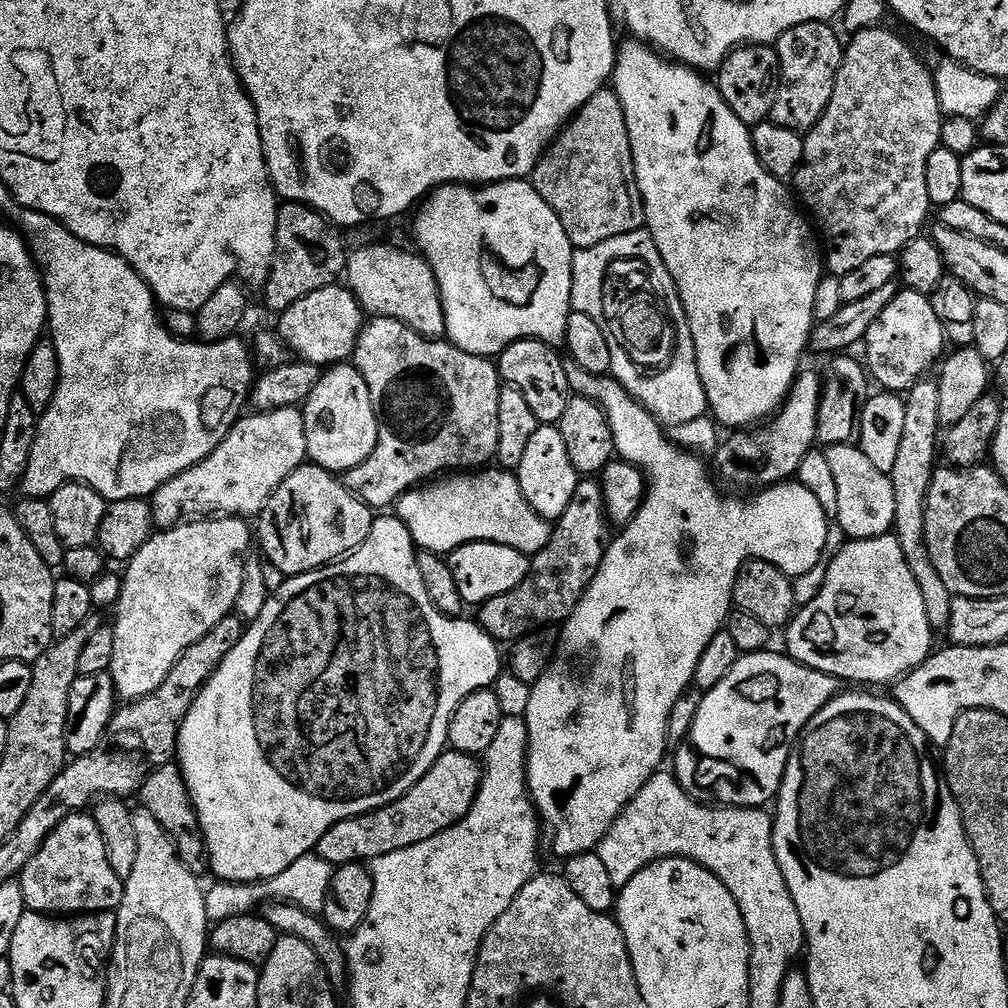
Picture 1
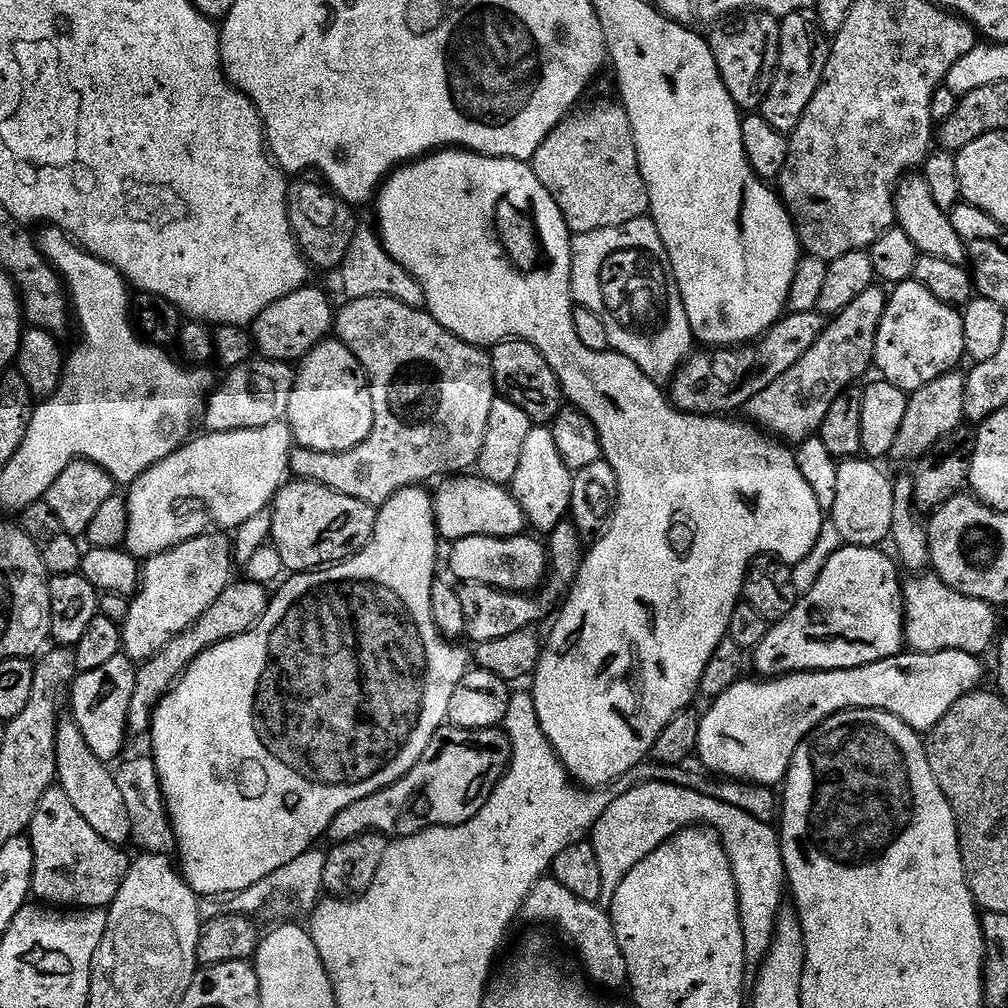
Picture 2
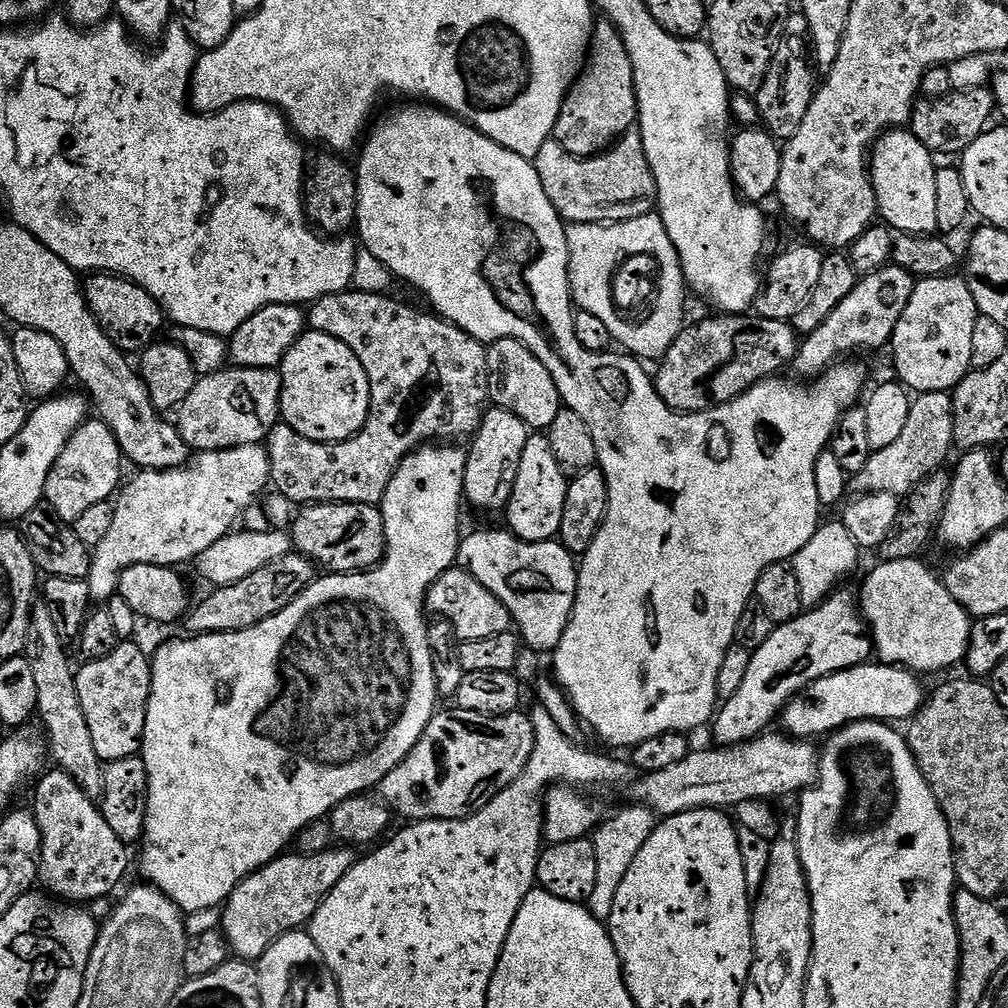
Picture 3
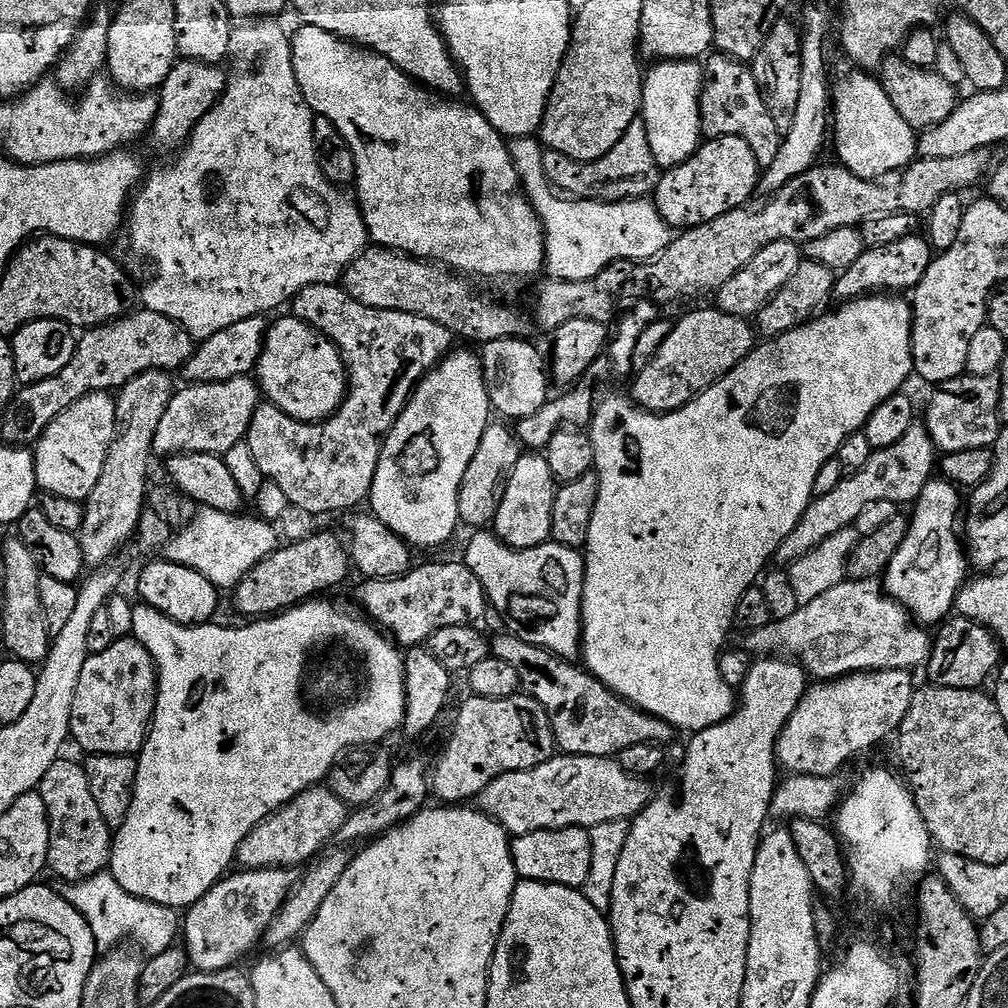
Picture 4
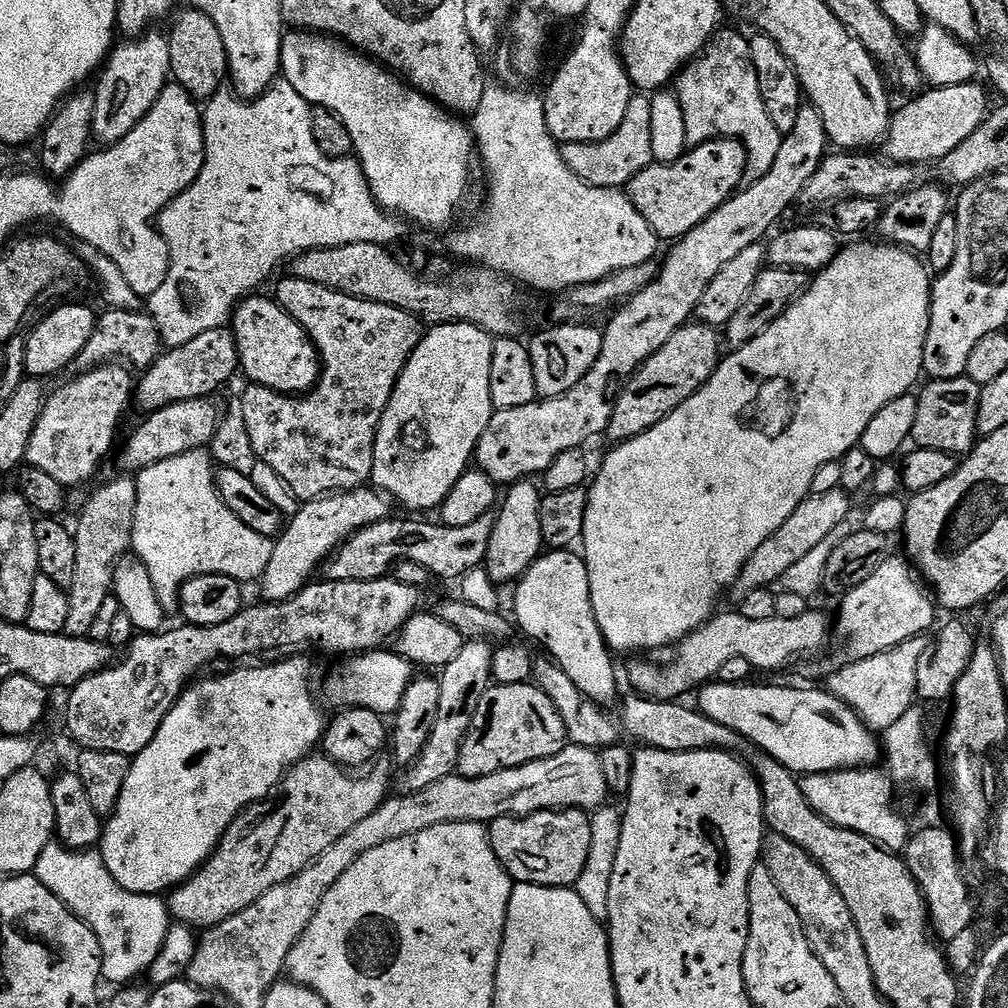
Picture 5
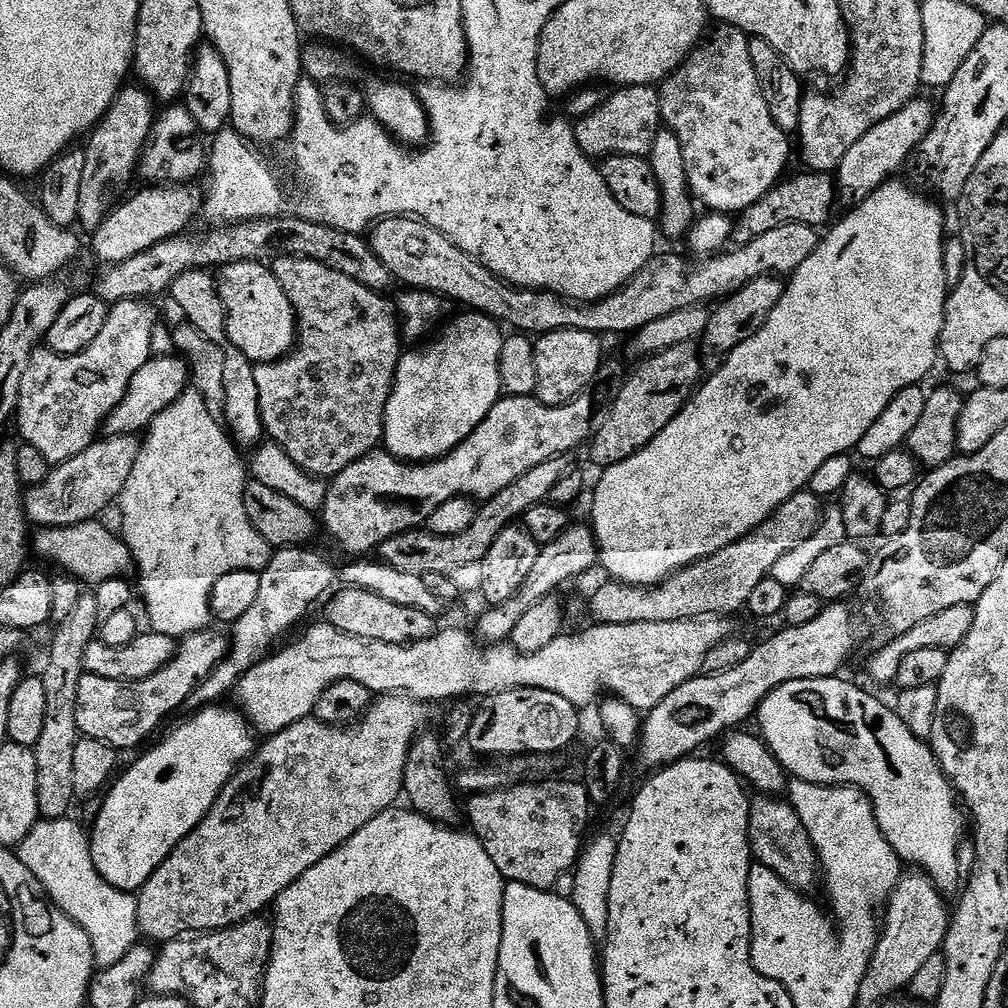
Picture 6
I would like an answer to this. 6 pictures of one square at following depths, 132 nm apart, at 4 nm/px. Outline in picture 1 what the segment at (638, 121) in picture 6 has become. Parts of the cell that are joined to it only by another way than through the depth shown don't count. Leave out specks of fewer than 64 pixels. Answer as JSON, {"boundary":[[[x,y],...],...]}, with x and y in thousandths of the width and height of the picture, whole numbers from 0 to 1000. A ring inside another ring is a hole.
{"boundary":[[[600,85],[596,87],[593,93],[589,93],[589,97],[585,97],[585,101],[577,104],[574,111],[567,116],[560,125],[560,130],[544,144],[540,154],[532,162],[532,168],[528,171],[526,182],[532,186],[534,192],[538,192],[538,196],[543,200],[552,211],[556,213],[558,224],[562,228],[562,232],[565,236],[568,247],[585,246],[593,244],[594,241],[600,240],[602,237],[610,236],[613,232],[625,232],[629,228],[640,225],[639,220],[639,201],[635,195],[633,188],[633,181],[631,180],[631,170],[629,169],[629,153],[625,145],[625,129],[621,129],[621,113],[617,109],[617,101],[611,95],[610,90],[606,86]]]}

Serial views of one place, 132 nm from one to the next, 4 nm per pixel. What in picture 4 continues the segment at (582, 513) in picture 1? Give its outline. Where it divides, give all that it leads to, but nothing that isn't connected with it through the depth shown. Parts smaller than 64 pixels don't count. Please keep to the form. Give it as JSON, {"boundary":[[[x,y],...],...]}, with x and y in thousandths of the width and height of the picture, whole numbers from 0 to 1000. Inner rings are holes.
{"boundary":[[[458,558],[416,561],[399,573],[361,575],[358,580],[353,587],[356,602],[401,645],[420,640],[439,623],[475,620],[486,603],[478,577]]]}

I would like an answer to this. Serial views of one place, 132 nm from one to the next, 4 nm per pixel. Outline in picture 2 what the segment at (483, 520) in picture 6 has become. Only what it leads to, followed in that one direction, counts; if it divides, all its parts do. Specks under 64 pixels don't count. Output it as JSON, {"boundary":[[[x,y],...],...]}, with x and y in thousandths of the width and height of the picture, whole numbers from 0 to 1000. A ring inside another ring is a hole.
{"boundary":[[[231,577],[226,580],[220,589],[216,589],[216,597],[196,613],[181,629],[169,633],[161,645],[157,645],[149,654],[142,656],[136,662],[135,676],[133,677],[133,692],[129,692],[129,708],[127,709],[128,727],[146,727],[151,720],[151,710],[155,707],[155,701],[159,693],[165,689],[167,684],[182,671],[184,665],[204,645],[216,641],[233,631],[244,629],[252,623],[257,615],[261,613],[266,604],[268,587],[263,580],[249,577]]]}

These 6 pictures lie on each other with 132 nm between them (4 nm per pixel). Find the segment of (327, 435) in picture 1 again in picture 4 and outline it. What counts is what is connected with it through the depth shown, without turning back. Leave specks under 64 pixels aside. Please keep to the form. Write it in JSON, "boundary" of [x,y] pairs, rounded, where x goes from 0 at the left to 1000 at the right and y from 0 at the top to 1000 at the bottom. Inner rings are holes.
{"boundary":[[[289,312],[267,320],[260,355],[254,360],[252,373],[265,400],[305,421],[326,417],[345,392],[345,367],[331,339]]]}

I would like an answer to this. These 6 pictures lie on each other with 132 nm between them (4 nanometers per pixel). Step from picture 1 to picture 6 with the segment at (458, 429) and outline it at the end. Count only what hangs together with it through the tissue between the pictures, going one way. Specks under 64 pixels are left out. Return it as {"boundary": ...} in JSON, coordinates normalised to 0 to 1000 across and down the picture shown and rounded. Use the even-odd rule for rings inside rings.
{"boundary":[[[276,254],[269,259],[269,268],[276,276],[280,288],[284,288],[284,296],[288,296],[288,304],[294,310],[294,344],[286,352],[267,361],[255,361],[252,365],[252,376],[256,383],[256,403],[259,405],[259,417],[265,436],[278,443],[301,468],[307,468],[314,474],[328,474],[343,466],[351,458],[359,455],[364,448],[370,447],[381,435],[381,404],[389,389],[389,380],[393,374],[393,364],[399,352],[397,337],[399,326],[394,314],[390,312],[378,291],[369,286],[351,280],[351,276],[343,276],[343,272],[335,272],[335,268],[327,268],[327,264],[319,264],[319,260],[305,258],[299,254]]]}

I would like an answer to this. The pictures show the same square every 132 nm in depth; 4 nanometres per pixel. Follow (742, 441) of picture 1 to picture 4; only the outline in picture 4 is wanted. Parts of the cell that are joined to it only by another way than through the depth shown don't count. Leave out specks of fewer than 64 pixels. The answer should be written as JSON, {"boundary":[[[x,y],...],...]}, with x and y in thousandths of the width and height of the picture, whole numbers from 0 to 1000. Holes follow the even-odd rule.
{"boundary":[[[913,232],[895,236],[878,246],[862,246],[857,249],[855,256],[851,256],[851,260],[847,260],[847,264],[843,264],[843,268],[839,268],[830,273],[829,288],[827,291],[828,297],[833,300],[840,300],[843,298],[852,298],[858,292],[897,292],[897,289],[900,291],[902,288],[908,288],[915,280],[915,276],[919,272],[921,265],[924,264],[926,257],[926,245]]]}

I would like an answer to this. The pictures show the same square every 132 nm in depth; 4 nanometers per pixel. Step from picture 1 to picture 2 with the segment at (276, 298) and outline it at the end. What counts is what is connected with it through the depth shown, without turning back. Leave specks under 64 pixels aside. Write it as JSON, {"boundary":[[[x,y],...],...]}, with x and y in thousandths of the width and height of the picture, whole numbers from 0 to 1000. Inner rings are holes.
{"boundary":[[[294,177],[286,184],[286,219],[302,257],[311,267],[336,267],[355,225],[355,219],[349,210],[352,209],[347,203],[316,178]]]}

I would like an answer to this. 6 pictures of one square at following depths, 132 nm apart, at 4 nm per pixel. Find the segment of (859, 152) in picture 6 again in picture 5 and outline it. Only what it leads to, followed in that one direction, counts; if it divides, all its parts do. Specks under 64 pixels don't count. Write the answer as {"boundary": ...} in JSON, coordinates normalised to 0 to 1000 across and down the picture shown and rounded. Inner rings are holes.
{"boundary":[[[972,81],[938,87],[922,86],[902,99],[905,100],[898,107],[888,108],[881,133],[875,140],[875,148],[880,158],[906,165],[928,164],[930,159],[938,157],[938,153],[950,149],[950,145],[954,145],[966,129],[976,124],[982,110],[980,95]]]}

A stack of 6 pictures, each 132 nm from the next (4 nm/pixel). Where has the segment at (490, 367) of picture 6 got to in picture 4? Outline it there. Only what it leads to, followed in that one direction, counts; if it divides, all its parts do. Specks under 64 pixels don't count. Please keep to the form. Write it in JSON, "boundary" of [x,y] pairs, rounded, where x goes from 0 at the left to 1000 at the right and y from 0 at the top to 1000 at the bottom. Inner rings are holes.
{"boundary":[[[449,347],[420,373],[409,388],[405,402],[391,419],[381,437],[375,466],[371,470],[367,493],[368,511],[375,513],[387,526],[391,526],[410,545],[437,544],[457,523],[454,510],[454,486],[462,471],[466,454],[474,447],[474,438],[489,416],[488,400],[480,378],[480,364],[475,352]]]}

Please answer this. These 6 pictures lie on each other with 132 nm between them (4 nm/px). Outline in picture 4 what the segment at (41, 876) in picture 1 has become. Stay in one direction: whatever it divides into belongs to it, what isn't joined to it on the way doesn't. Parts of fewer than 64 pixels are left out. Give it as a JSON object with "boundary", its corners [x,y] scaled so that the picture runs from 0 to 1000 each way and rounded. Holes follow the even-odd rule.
{"boundary":[[[61,752],[46,764],[46,772],[42,772],[39,783],[42,796],[46,796],[46,808],[50,815],[50,843],[48,844],[49,866],[57,869],[57,874],[65,877],[76,877],[85,871],[93,871],[104,864],[111,856],[111,830],[113,822],[101,812],[101,804],[97,804],[97,796],[93,796],[93,788],[89,785],[89,772],[85,772],[82,757],[74,758],[71,754]]]}

